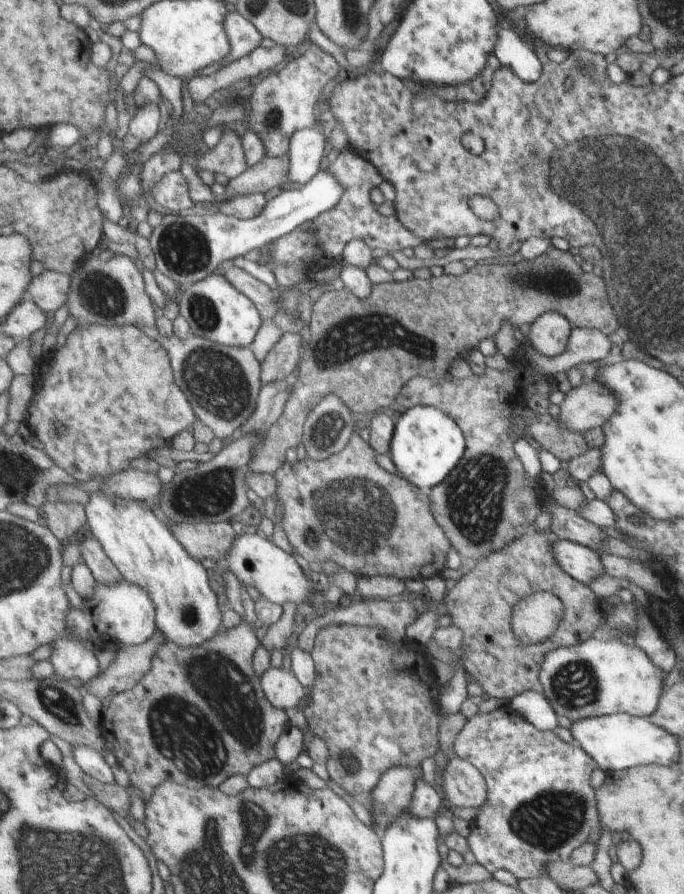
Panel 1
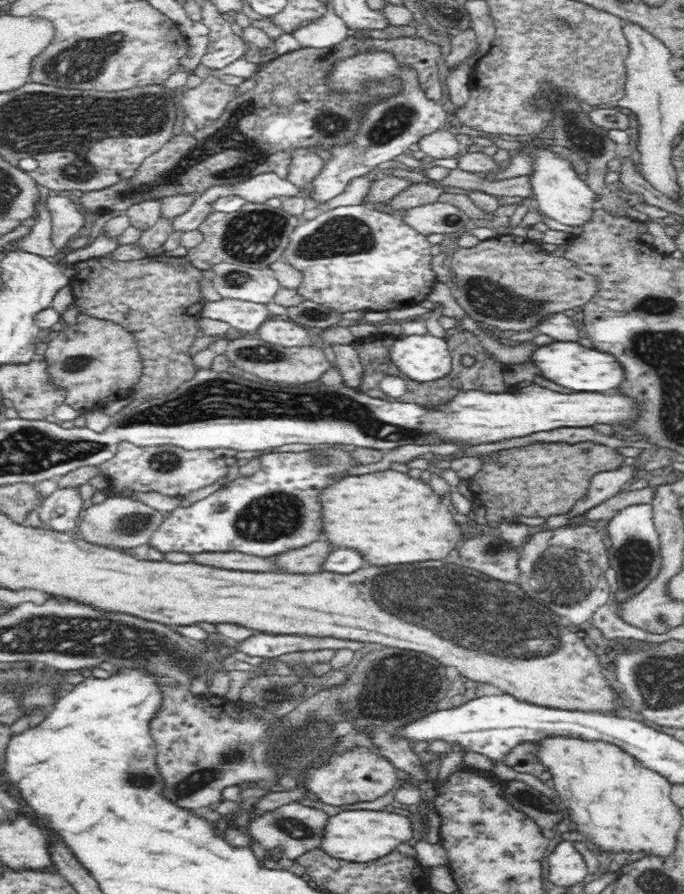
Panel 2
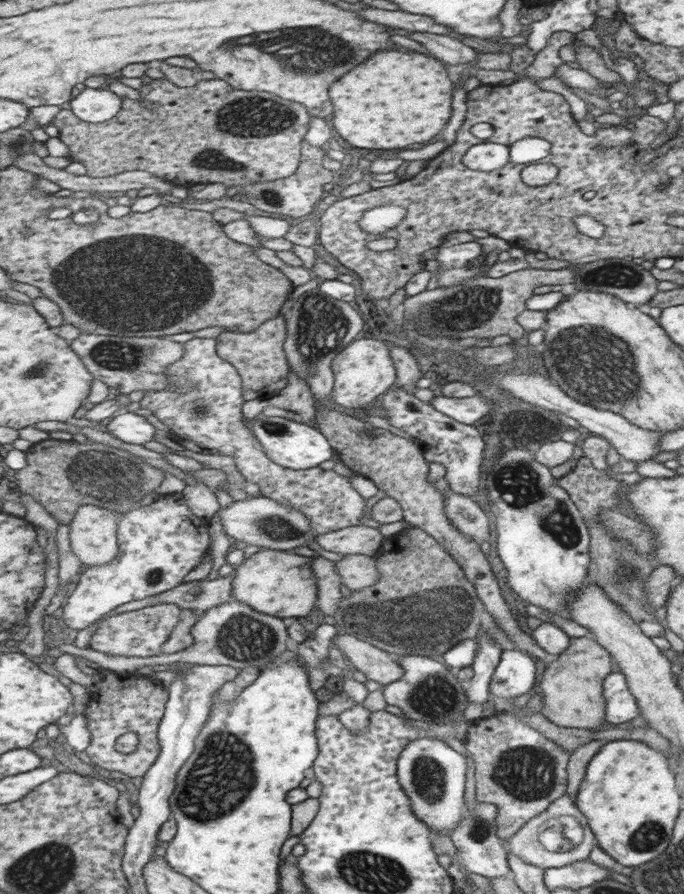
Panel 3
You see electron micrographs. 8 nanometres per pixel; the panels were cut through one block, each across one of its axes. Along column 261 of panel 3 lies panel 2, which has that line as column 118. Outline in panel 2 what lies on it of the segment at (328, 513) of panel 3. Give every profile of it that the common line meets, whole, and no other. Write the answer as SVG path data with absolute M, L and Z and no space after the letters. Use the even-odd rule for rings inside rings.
M127 440L118 444L115 456L100 465L102 476L111 485L109 492L118 490L160 491L166 496L180 497L214 484L218 479L224 478L229 467L224 457L217 457L209 448L186 450L173 444L156 444L156 446L138 446Z

